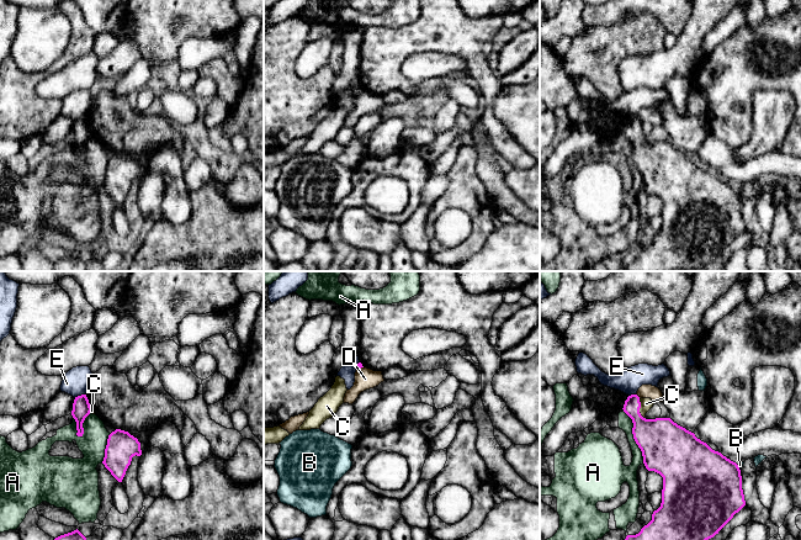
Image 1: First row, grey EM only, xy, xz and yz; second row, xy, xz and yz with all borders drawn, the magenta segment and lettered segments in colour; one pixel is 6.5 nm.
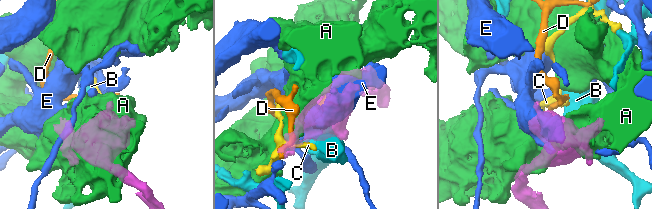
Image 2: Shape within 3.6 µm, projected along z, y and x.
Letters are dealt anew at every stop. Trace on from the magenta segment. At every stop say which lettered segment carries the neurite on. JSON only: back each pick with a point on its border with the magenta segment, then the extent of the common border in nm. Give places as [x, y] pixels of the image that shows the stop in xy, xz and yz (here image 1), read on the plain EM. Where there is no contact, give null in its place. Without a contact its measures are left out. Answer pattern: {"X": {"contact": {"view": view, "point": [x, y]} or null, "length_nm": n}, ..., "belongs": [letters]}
{"belongs": []}

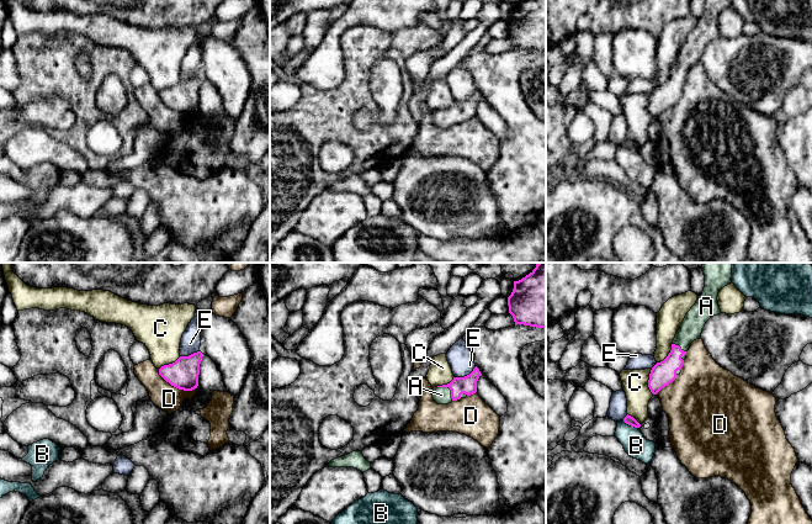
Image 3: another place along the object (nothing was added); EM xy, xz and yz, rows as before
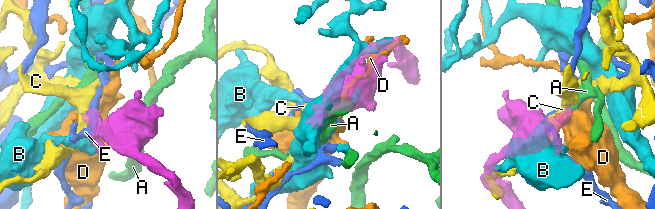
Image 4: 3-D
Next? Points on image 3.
{"A": {"contact": {"view": "xz", "point": [449, 111]}, "length_nm": 140}, "belongs": ["A"]}

